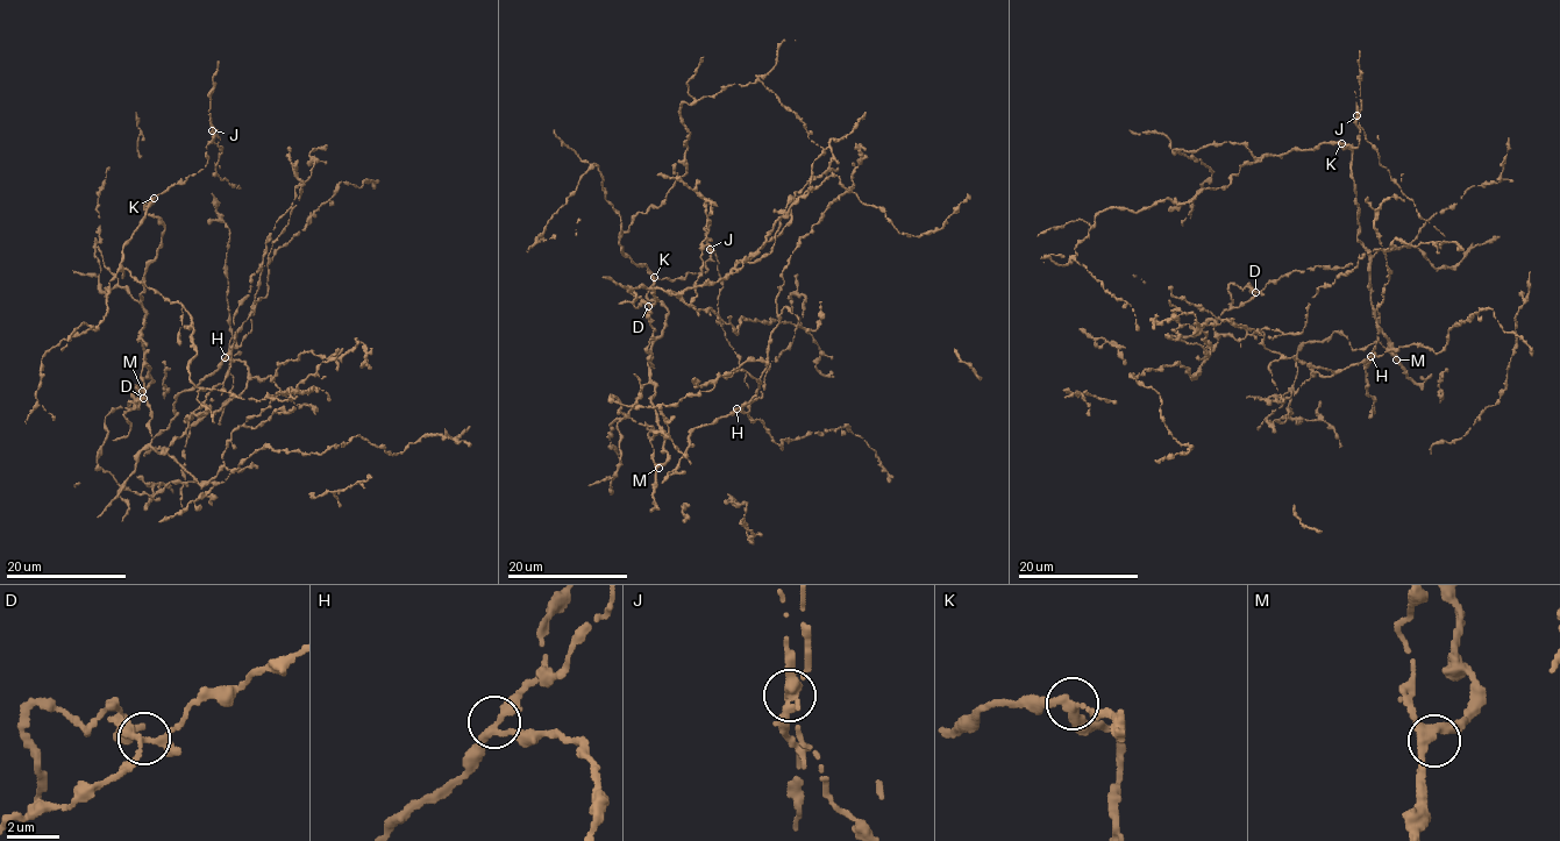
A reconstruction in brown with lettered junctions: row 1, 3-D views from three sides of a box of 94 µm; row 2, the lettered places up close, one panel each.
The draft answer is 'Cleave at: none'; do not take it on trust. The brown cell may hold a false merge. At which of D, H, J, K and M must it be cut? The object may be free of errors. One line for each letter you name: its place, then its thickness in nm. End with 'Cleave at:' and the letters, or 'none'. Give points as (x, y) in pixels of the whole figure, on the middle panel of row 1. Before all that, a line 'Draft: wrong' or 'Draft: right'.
Draft: wrong
J: Place: (710, 249). Thickness 280 nm
Cleave at: J

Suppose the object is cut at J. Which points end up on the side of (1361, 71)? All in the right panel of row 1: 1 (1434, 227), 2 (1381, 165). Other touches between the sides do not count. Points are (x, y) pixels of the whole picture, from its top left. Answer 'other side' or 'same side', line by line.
1: other side
2: other side

